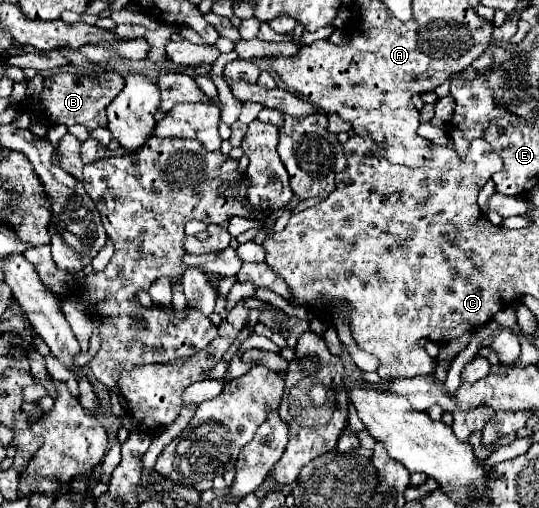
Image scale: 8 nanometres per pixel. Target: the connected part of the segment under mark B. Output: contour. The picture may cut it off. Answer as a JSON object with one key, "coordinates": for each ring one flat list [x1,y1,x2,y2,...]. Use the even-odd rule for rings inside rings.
{"coordinates":[[114,69,98,71,96,75,78,75,70,71,58,71,44,77,44,89,38,97,28,97,24,103,18,103,20,111,36,115,46,125,66,125,72,127,76,123,84,125,88,131,98,127,108,127,106,107,108,103,122,91,124,79]]}

